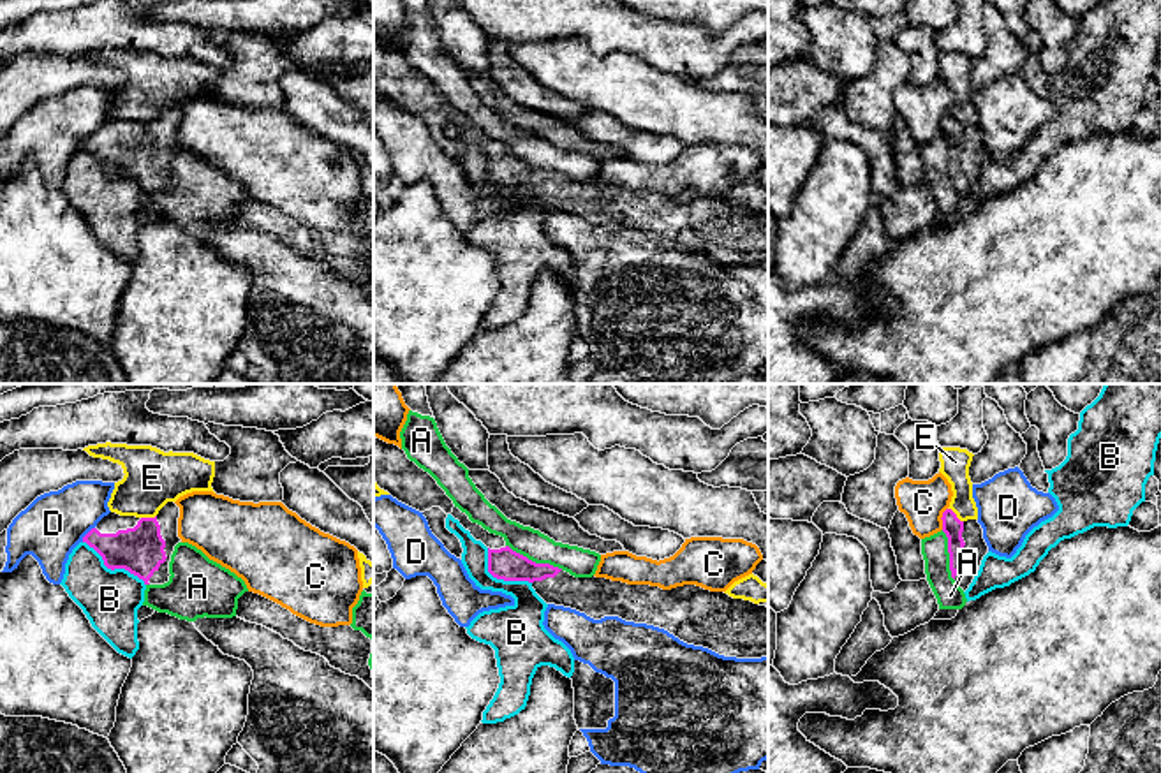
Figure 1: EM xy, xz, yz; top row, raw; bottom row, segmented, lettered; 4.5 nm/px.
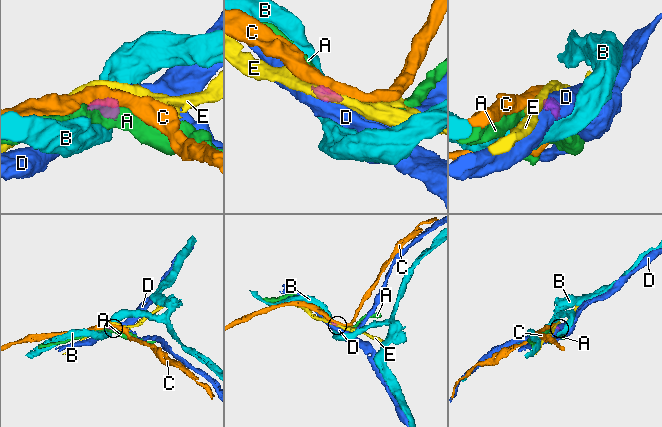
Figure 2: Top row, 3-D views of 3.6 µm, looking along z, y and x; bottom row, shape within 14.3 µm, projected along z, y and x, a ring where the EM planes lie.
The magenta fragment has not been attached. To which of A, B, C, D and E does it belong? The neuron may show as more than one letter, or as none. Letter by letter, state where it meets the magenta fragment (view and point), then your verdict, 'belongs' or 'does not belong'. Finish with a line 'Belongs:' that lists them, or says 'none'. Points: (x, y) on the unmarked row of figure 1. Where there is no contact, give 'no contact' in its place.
A: xz (534, 168) | does not belong
B: xy (113, 175) | does not belong
C: yz (941, 124) | does not belong
D: xy (87, 139) | does not belong
E: yz (955, 120) | does not belong
Belongs: none

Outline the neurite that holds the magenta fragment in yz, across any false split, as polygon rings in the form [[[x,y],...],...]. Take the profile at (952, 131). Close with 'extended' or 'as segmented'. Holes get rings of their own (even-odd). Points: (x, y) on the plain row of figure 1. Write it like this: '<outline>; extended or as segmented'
[[[946,114],[941,125],[943,137],[948,143],[951,183],[965,197],[988,158],[983,134],[978,125],[960,127],[951,114]]]; extended

